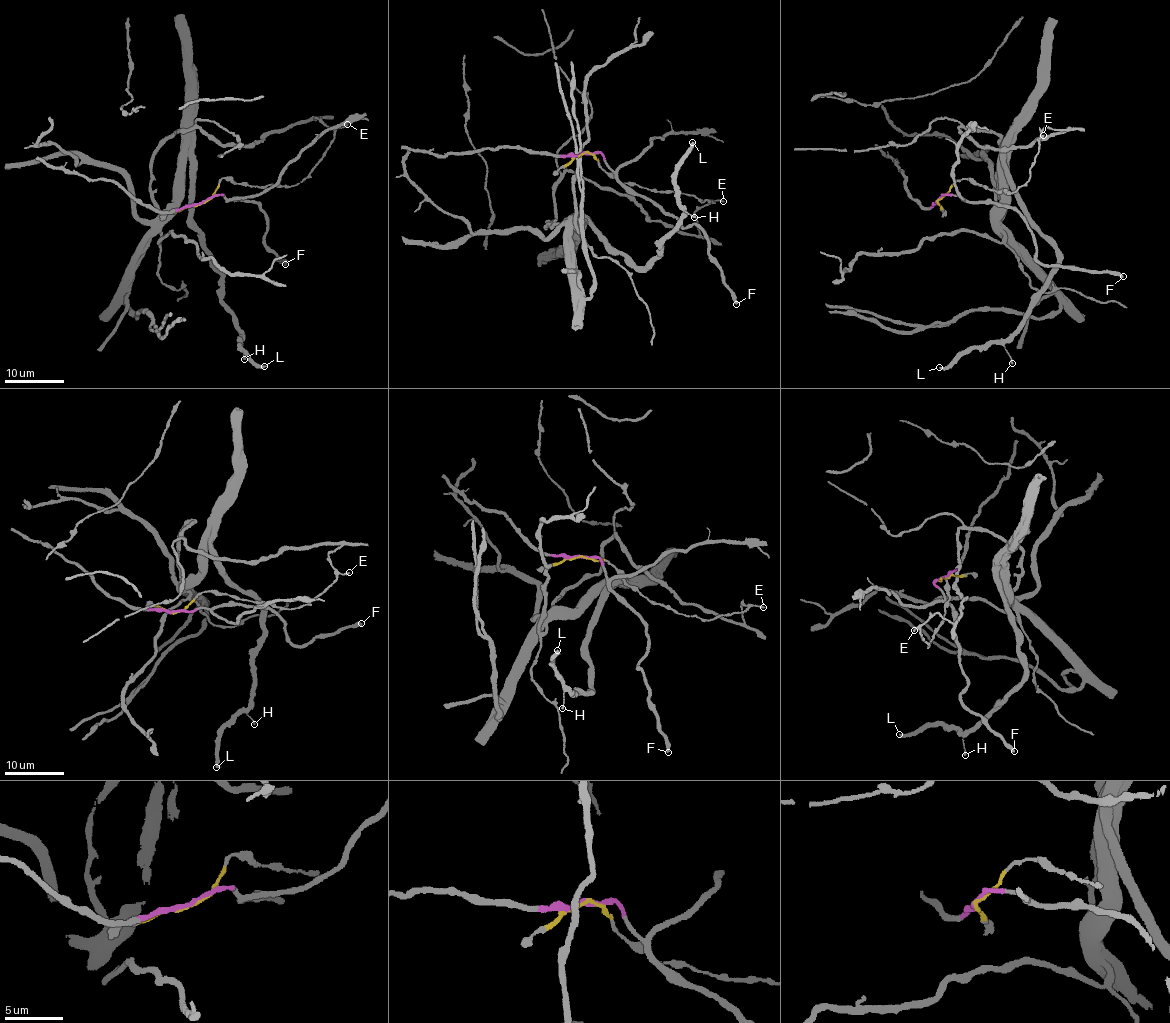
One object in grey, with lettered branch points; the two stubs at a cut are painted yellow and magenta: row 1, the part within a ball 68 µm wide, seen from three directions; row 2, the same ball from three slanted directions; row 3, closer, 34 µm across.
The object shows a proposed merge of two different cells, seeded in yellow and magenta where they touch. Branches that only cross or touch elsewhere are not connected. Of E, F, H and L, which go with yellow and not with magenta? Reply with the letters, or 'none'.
E, H, L

